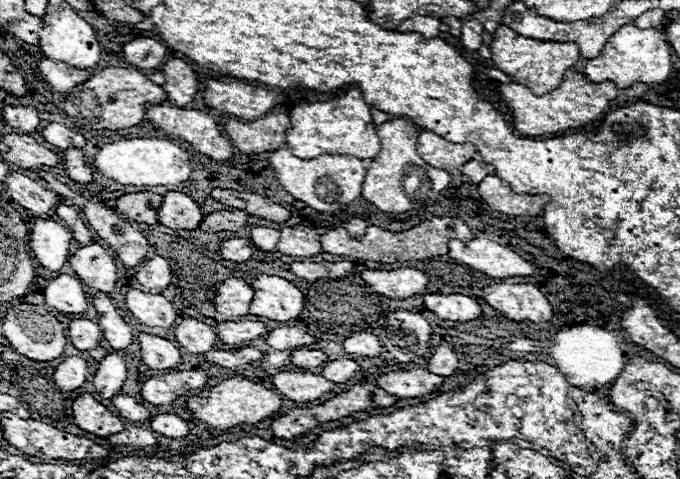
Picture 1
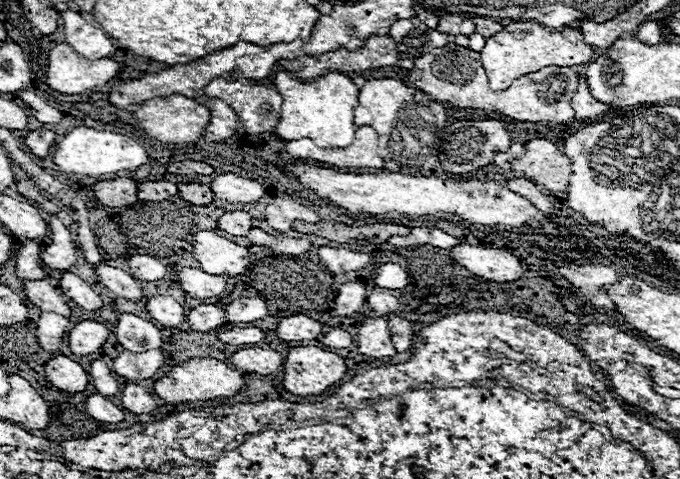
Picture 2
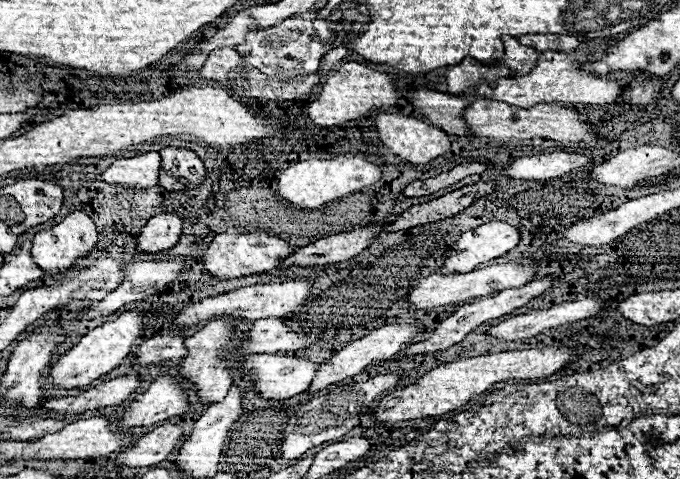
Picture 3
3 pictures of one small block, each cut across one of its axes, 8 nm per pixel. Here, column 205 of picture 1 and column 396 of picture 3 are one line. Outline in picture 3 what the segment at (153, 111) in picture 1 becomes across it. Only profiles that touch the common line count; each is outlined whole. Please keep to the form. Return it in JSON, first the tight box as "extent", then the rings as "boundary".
{"extent":[374,112,450,166],"boundary":[[[378,112],[374,116],[374,124],[378,130],[380,140],[402,160],[410,162],[410,164],[418,164],[424,166],[428,162],[432,162],[434,158],[446,154],[450,150],[450,136],[446,132],[442,132],[440,128],[420,120],[420,118],[412,118],[412,116],[404,116],[404,114],[386,114],[386,112]]]}

